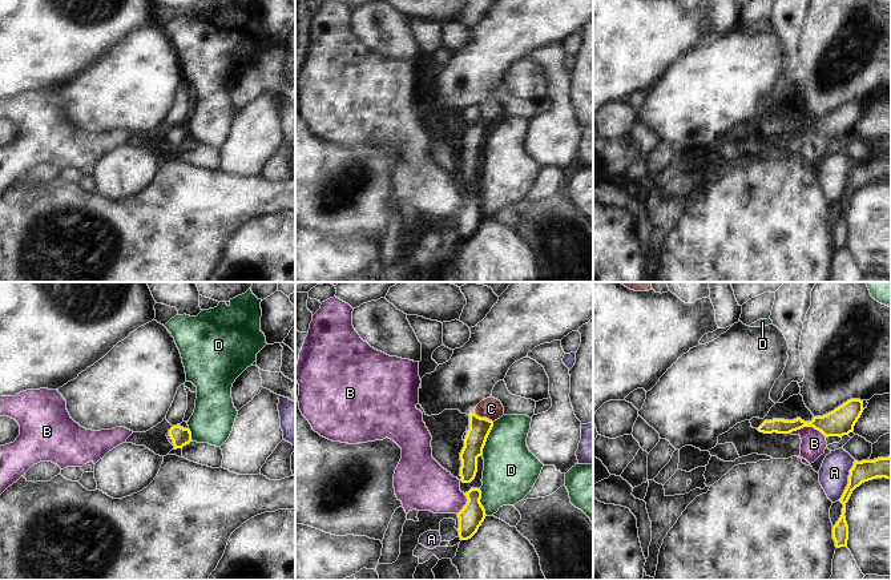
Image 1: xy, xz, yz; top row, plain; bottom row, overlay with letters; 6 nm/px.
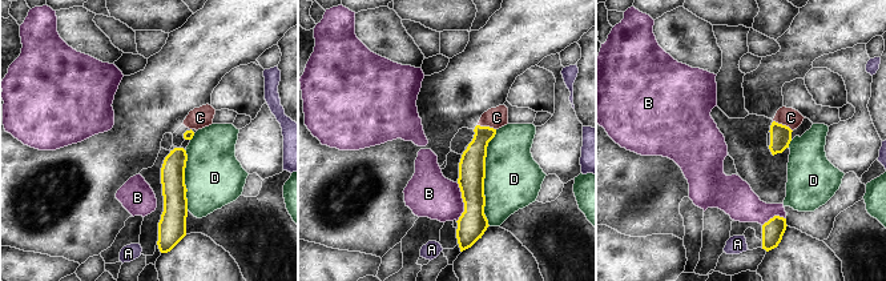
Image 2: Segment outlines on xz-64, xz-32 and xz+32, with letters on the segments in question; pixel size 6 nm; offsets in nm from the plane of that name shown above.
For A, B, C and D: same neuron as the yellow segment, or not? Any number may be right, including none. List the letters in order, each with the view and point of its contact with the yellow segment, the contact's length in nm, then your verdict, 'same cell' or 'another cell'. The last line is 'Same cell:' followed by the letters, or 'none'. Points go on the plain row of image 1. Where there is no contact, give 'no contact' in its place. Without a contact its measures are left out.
A: yz (849, 182) | 260 nm | another cell
B: yz (807, 128) | 240 nm | another cell
C: xz (483, 120) | 130 nm | another cell
D: xz (487, 139) | 220 nm | another cell
Same cell: none

